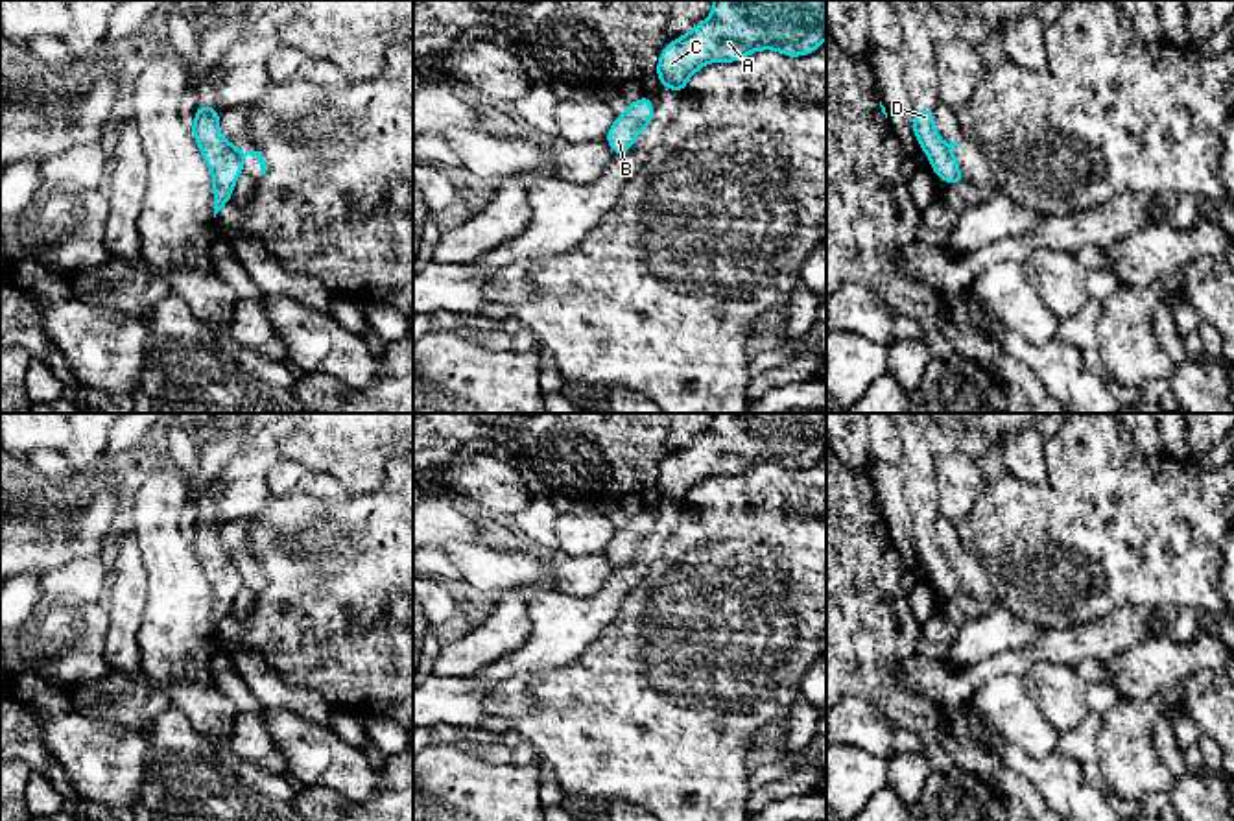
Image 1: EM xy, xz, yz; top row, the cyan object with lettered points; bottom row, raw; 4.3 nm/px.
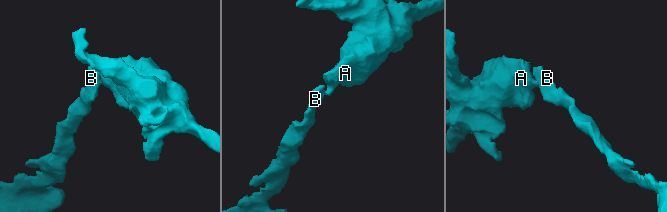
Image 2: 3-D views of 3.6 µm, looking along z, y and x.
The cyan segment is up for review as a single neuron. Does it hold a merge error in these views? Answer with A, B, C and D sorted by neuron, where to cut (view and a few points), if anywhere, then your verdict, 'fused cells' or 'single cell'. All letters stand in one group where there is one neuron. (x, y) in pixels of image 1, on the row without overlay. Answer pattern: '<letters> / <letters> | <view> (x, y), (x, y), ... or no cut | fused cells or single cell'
A C / B D | xy (231, 559), (242, 578) | fused cells

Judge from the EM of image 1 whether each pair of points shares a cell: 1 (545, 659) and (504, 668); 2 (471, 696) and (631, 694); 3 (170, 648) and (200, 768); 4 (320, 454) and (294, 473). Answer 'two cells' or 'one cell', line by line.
1: one cell
2: two cells
3: two cells
4: two cells

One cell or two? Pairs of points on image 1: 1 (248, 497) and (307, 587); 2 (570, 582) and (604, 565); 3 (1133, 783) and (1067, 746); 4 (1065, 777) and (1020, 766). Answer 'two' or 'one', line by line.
1: two
2: one
3: two
4: one

